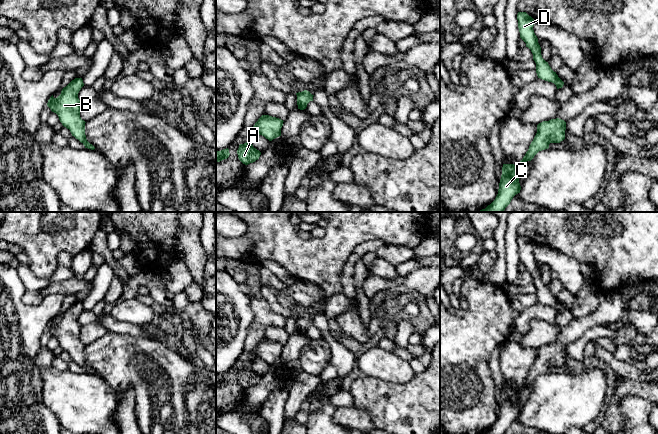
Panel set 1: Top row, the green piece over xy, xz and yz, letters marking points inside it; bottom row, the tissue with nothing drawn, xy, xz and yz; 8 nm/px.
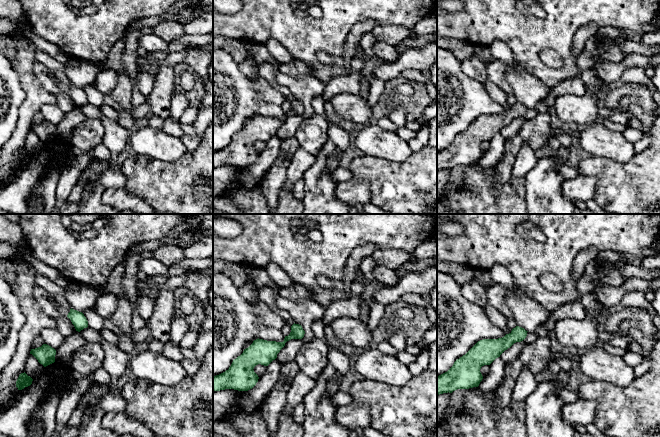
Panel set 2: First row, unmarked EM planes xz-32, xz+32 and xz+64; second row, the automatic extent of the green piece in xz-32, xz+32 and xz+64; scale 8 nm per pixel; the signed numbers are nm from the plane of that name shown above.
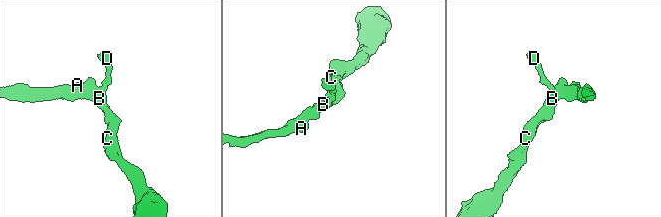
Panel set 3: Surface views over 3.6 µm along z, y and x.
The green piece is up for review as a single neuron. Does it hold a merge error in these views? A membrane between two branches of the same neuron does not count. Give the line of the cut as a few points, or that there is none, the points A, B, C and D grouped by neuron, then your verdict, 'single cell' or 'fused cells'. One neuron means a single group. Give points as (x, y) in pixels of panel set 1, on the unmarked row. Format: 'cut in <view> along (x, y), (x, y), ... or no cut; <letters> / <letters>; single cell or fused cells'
no cut; A B C D; single cell

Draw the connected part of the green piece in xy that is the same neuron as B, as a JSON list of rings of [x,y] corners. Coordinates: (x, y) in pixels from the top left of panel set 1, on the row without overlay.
[[[75,302],[61,315],[61,318],[48,324],[47,330],[56,337],[64,351],[70,354],[72,360],[78,363],[85,372],[94,374],[85,359],[85,345],[80,341],[80,324],[78,317],[84,310],[82,302]]]

